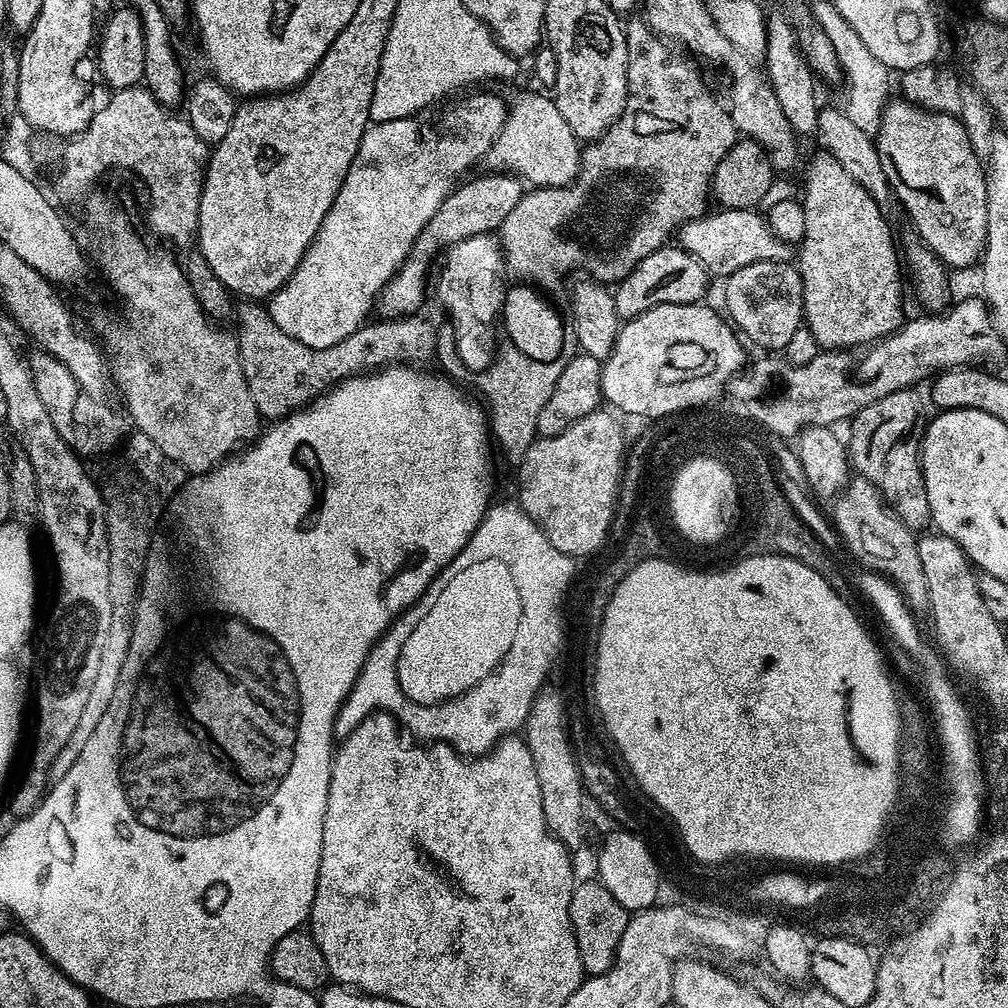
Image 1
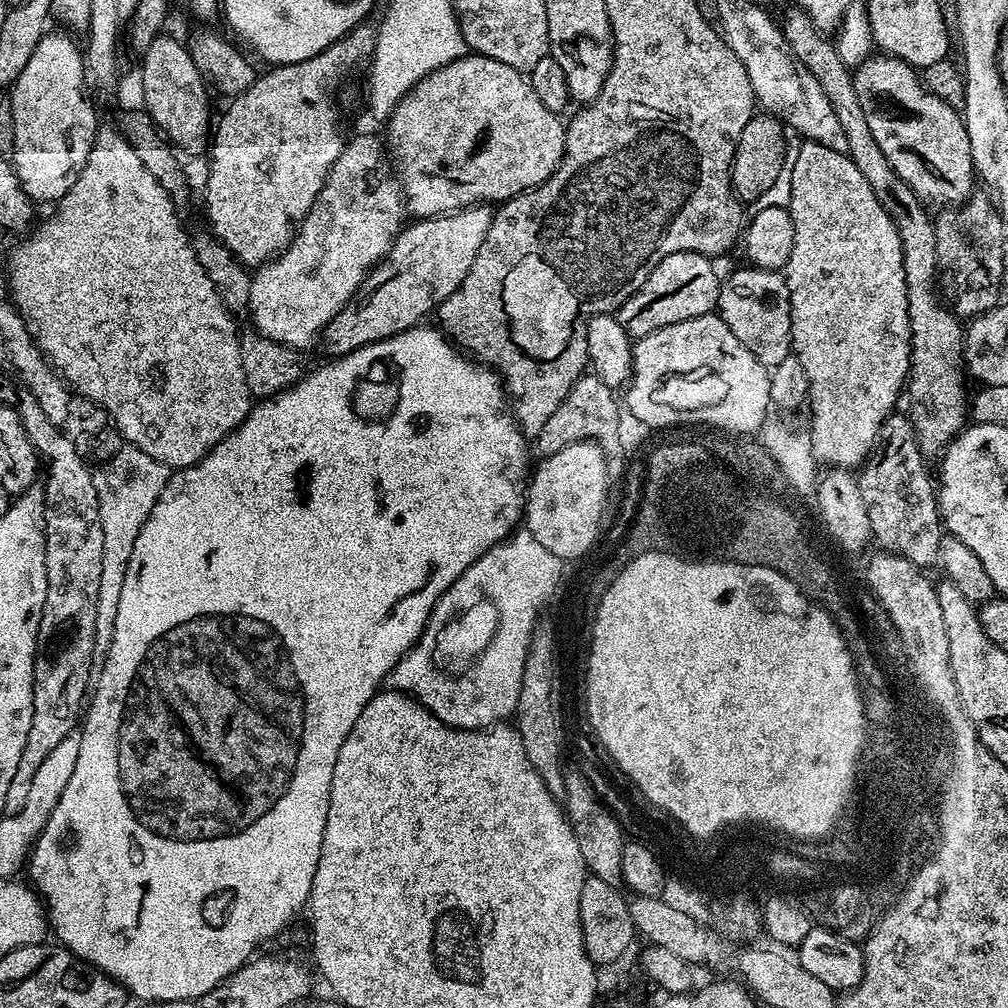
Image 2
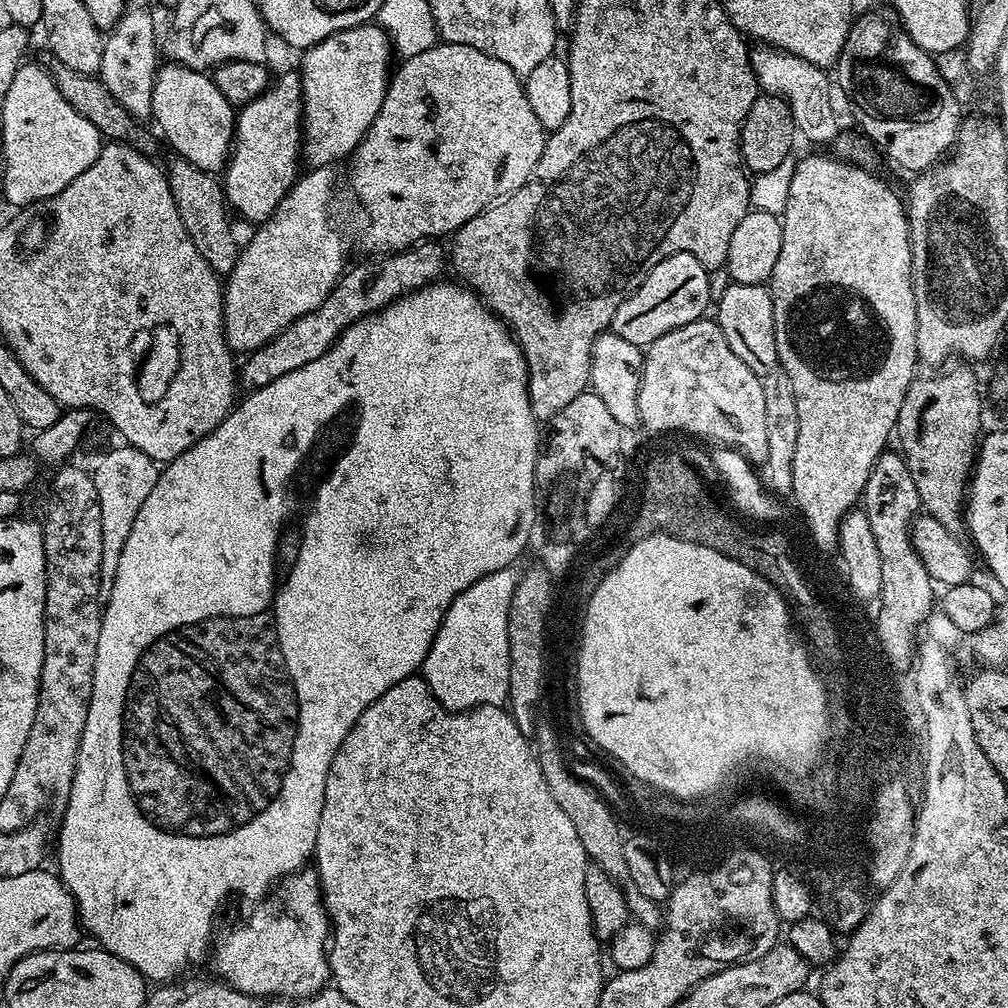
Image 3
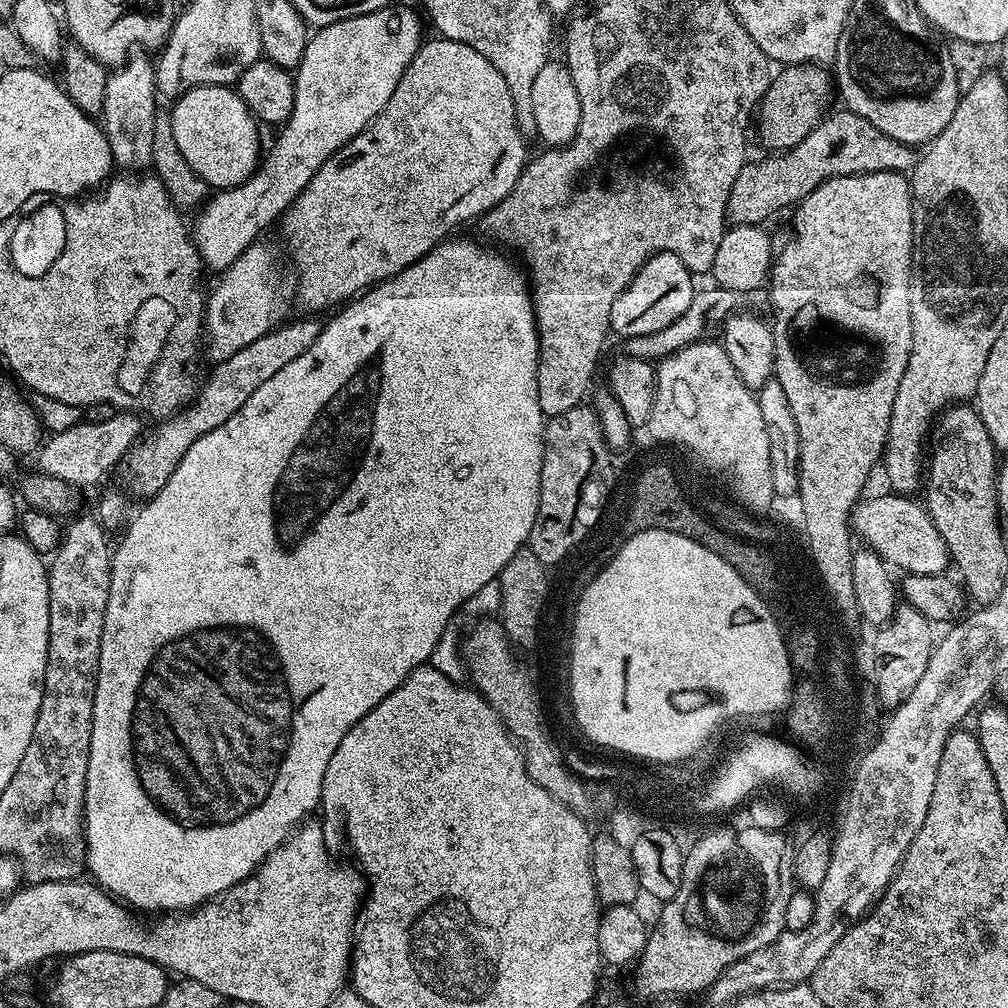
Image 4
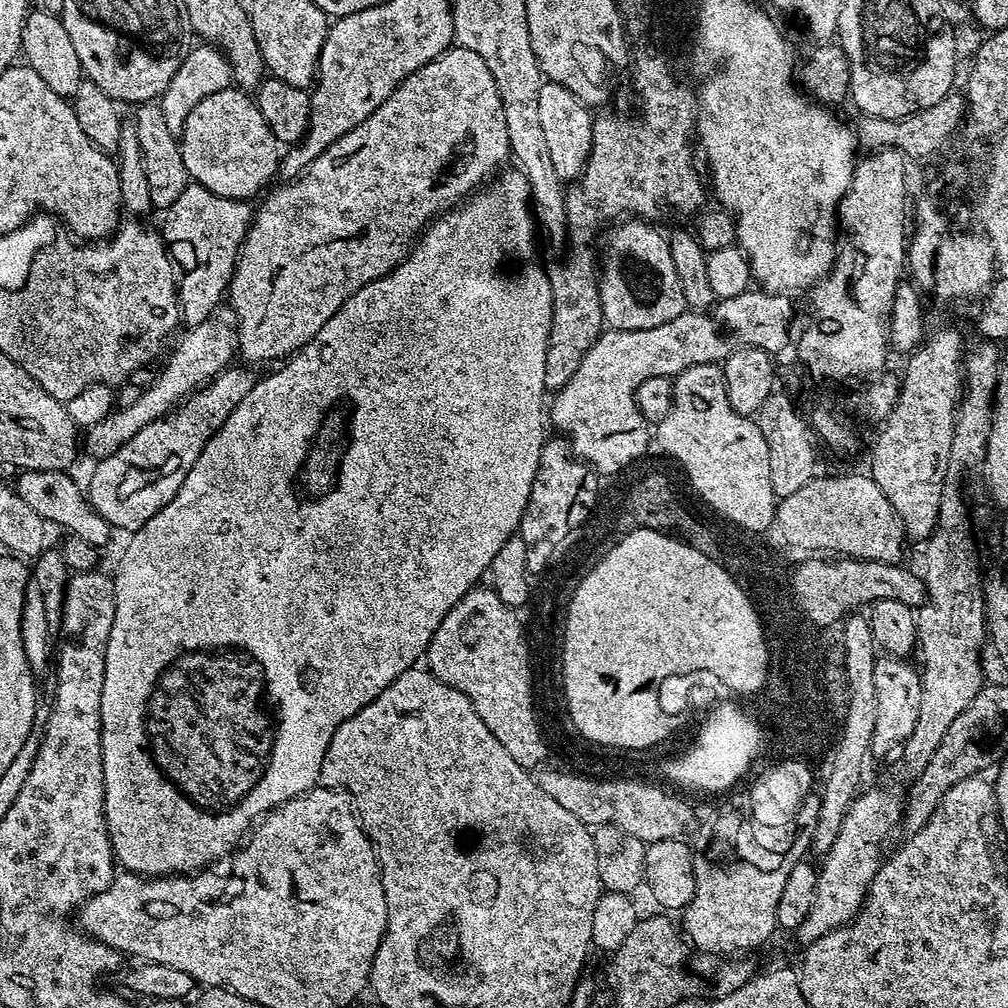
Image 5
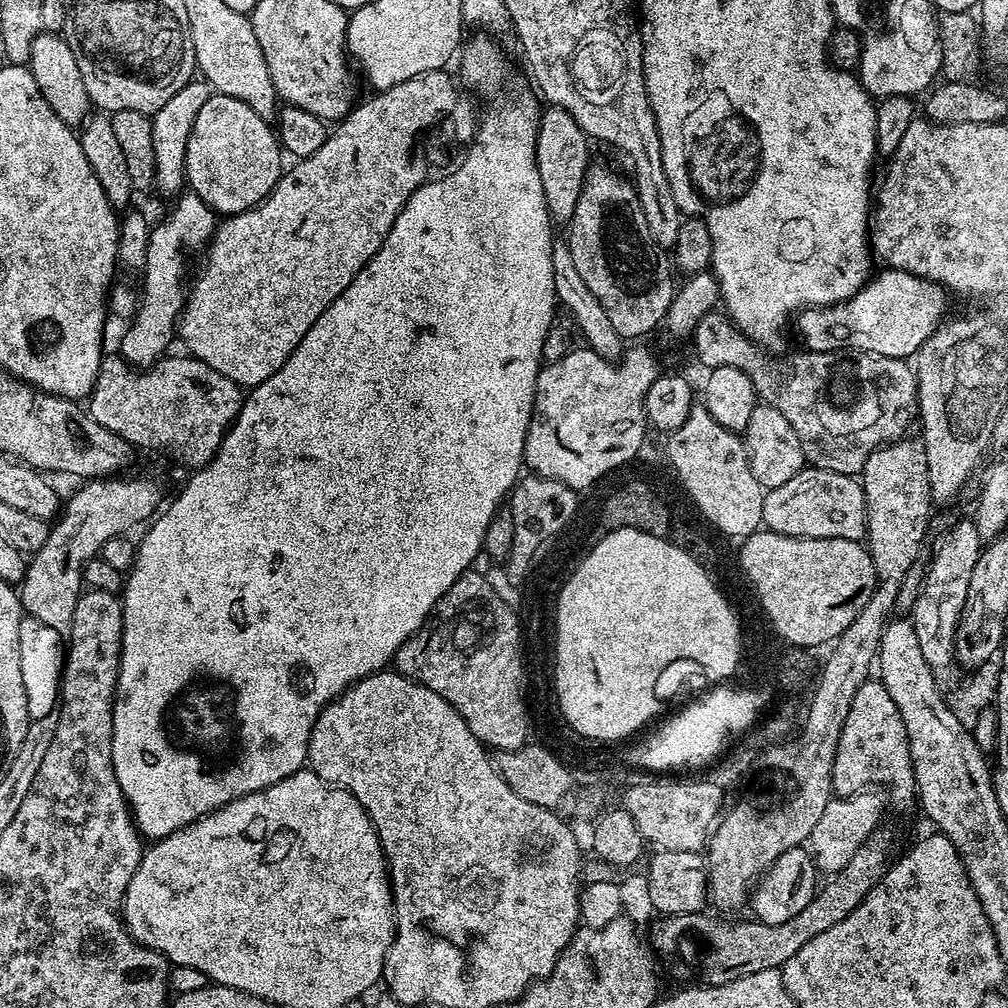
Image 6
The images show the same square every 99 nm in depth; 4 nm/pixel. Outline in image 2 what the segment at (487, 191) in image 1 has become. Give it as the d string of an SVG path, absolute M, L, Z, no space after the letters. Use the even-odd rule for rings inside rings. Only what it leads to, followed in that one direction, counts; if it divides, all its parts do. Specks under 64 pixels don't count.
M491 203L472 204L457 212L416 218L411 221L412 225L401 227L392 249L320 333L318 344L324 347L325 357L344 356L356 348L417 327L427 312L429 315L442 301L450 298L458 286L462 286L470 266L474 266L478 246L482 246L482 238L490 228L493 211Z

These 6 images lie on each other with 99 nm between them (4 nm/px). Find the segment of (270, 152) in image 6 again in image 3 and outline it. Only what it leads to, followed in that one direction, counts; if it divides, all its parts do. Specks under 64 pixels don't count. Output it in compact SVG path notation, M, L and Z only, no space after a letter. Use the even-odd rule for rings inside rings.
M175 62L156 69L151 119L164 128L164 136L175 155L198 166L203 172L219 173L232 151L236 112L234 105L222 98L222 90L208 72L196 72Z

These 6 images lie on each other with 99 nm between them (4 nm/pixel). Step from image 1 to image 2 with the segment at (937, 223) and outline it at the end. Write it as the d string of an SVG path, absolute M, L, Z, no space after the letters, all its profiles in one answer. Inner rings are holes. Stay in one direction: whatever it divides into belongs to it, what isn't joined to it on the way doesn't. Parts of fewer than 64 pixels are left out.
M873 54L855 69L852 81L874 142L916 196L929 205L959 206L973 195L974 169L963 115L934 95L917 69L897 56Z

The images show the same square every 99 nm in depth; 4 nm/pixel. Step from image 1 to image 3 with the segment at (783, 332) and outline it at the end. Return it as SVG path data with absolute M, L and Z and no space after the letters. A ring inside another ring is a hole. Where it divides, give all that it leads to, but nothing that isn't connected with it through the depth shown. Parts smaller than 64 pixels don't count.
M729 283L718 302L716 321L730 342L730 350L754 370L754 374L763 378L779 365L778 346L774 342L774 316L771 291L761 284Z

